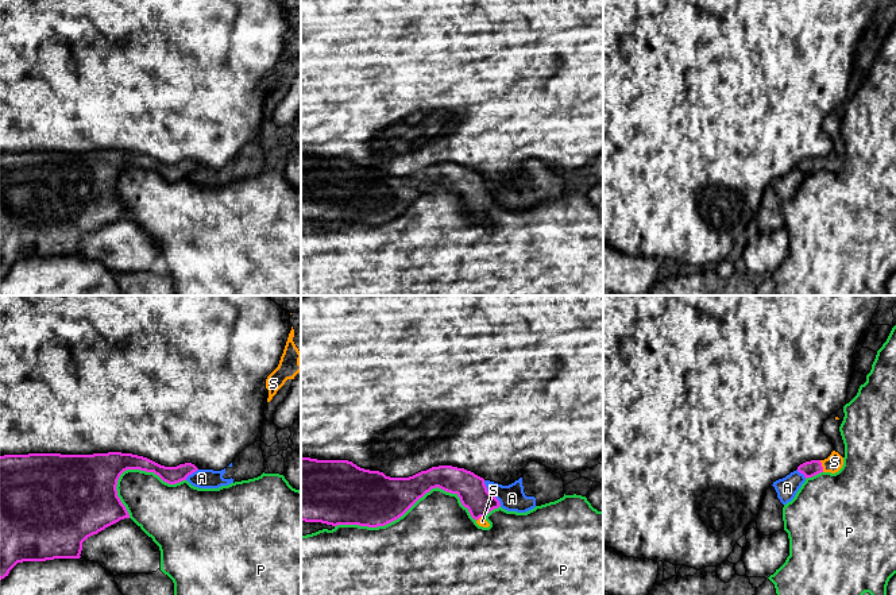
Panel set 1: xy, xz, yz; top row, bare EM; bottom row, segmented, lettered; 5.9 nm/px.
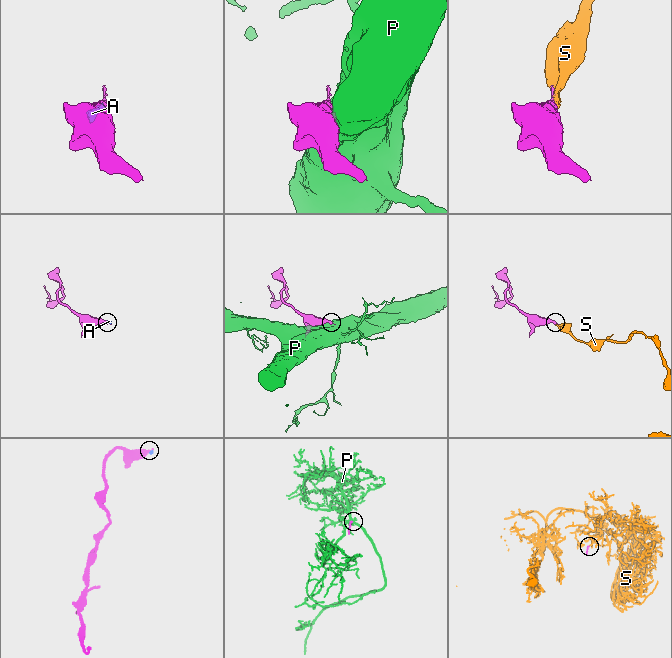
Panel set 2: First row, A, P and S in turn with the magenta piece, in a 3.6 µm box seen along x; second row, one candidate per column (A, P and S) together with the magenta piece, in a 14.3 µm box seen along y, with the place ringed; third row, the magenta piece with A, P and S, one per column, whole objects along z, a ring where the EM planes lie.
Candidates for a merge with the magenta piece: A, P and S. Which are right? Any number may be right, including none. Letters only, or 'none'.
S

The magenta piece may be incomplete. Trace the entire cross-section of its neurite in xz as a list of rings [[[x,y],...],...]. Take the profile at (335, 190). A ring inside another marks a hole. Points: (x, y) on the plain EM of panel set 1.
[[[301,155],[301,219],[332,224],[385,224],[402,215],[420,196],[436,185],[456,192],[471,215],[483,225],[490,224],[486,213],[501,204],[499,198],[487,189],[484,177],[464,166],[439,163],[409,175],[390,175],[379,169],[360,166],[348,158]]]

